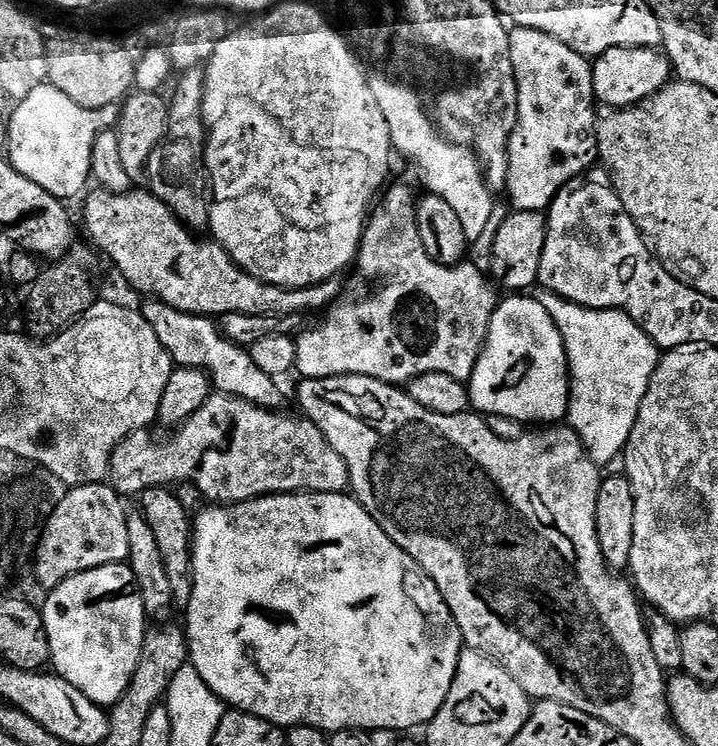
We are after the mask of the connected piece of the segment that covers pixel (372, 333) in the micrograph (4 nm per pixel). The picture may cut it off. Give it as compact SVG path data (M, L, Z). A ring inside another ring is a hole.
M394 184L383 193L384 201L382 196L369 215L360 239L360 250L354 261L355 267L360 267L362 275L380 280L381 288L365 300L352 300L349 304L341 303L339 306L329 307L326 312L328 317L321 324L316 324L313 328L305 327L295 337L298 350L296 372L303 379L369 376L397 386L407 386L422 374L435 372L450 374L450 378L465 382L472 379L474 366L484 348L484 341L488 339L498 295L492 290L489 277L485 273L483 275L471 262L447 268L430 259L422 246L422 234L418 234L417 193L412 193L408 184Z

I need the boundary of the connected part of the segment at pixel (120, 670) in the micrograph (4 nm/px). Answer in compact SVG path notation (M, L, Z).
M123 563L79 572L51 589L47 596L48 601L42 604L42 611L46 622L46 634L50 638L50 664L55 675L70 682L70 686L78 686L78 690L82 690L82 694L86 694L86 698L90 698L95 704L116 704L127 694L130 682L138 670L146 635L142 594L136 585L134 570L130 570L127 563Z

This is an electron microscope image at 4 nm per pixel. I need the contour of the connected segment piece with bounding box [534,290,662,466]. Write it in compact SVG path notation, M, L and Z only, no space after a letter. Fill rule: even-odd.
M543 290L537 291L534 299L546 306L546 314L550 314L554 326L558 326L558 334L562 334L568 359L568 375L572 381L572 396L568 400L566 417L567 427L576 431L582 446L588 452L588 457L597 466L605 466L604 464L610 463L611 460L619 461L634 430L642 398L646 398L650 378L660 364L661 349L657 348L654 341L624 312L578 306L558 294Z

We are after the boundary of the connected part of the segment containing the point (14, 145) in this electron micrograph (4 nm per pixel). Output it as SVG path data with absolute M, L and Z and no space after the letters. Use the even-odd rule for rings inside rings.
M45 82L14 108L9 115L6 150L15 169L60 200L68 202L70 198L80 195L91 181L90 154L94 138L103 126L119 125L123 105L84 108L53 84Z

